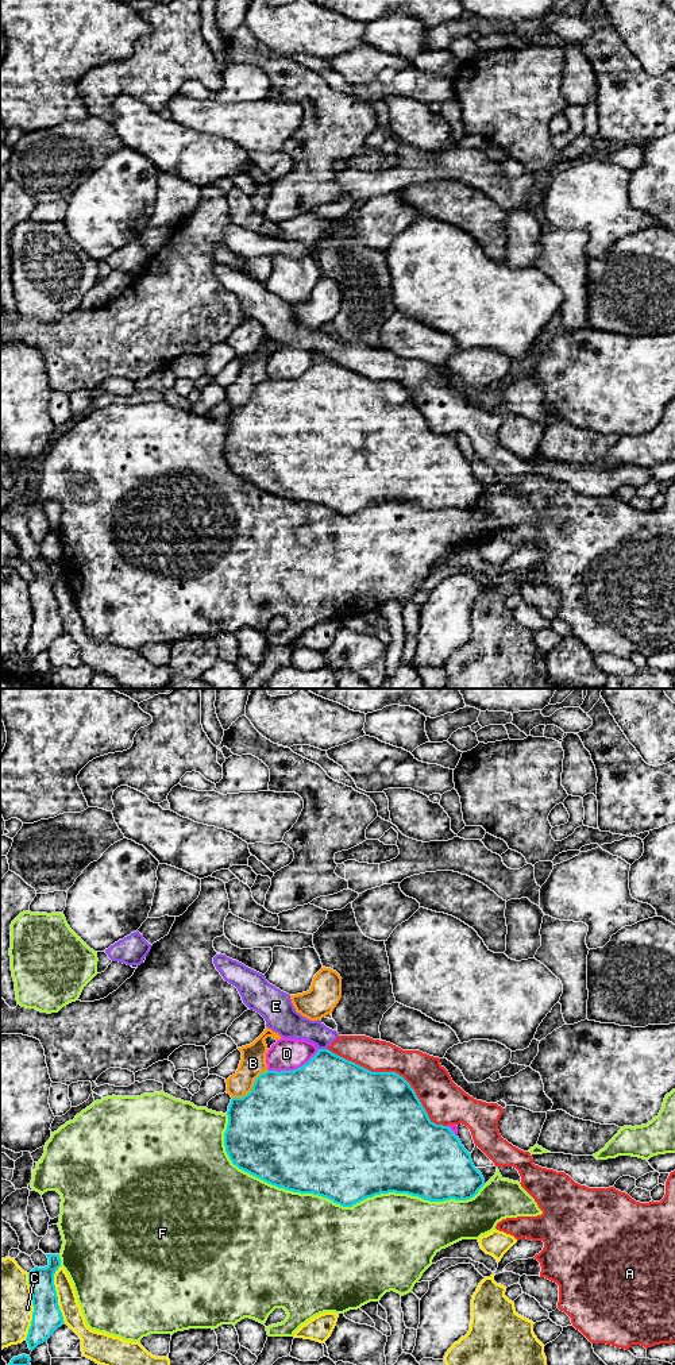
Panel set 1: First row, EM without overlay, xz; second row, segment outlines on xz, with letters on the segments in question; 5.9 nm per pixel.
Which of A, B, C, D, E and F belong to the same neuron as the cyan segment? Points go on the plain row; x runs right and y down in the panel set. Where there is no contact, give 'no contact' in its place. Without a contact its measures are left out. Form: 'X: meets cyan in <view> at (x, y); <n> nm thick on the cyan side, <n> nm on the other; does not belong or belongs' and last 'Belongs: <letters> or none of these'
A: meets cyan in xz at (394, 381); 480 nm thick on the cyan side, 220 nm on the other; does not belong
B: meets cyan in xz at (253, 396); 500 nm thick on the cyan side, 150 nm on the other; does not belong
C: meets cyan in xz at (34, 616); 180 nm thick on the cyan side, 380 nm on the other; does not belong
D: meets cyan in xz at (294, 378); 500 nm thick on the cyan side, 190 nm on the other; does not belong
E: meets cyan in xz at (323, 358); 420 nm thick on the cyan side, 160 nm on the other; does not belong
F: meets cyan in xz at (335, 511); 500 nm thick on the cyan side, 480 nm on the other; does not belong
Belongs: none of these

